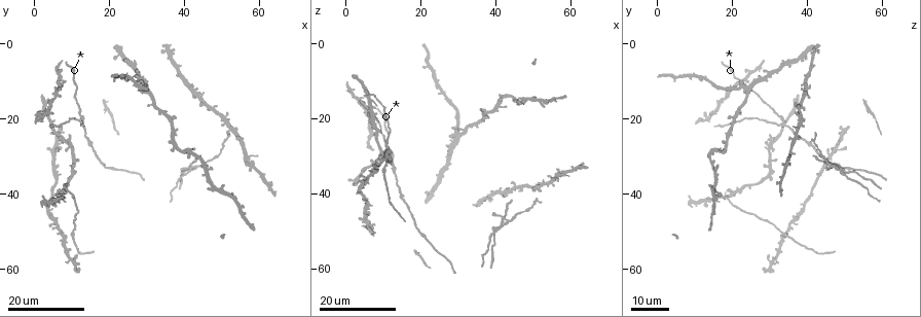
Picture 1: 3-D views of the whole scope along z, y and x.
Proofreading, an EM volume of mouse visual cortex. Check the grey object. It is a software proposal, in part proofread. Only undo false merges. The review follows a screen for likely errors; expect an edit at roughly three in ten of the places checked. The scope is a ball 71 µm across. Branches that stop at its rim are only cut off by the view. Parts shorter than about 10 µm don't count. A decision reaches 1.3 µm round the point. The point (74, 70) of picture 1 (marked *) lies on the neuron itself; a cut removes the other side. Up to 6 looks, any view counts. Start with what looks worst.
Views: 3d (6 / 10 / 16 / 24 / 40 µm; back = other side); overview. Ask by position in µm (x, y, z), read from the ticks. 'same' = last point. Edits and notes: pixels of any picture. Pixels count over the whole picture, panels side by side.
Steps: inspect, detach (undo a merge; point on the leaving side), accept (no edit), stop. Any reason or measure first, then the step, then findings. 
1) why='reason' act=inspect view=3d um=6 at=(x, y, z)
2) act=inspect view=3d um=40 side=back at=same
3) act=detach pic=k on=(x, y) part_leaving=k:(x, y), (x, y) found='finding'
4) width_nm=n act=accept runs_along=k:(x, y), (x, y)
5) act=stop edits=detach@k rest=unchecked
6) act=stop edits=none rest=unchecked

why='looks like a crossing' act=inspect view=3d um=16 at=(40.5, 34.5, 49.5)

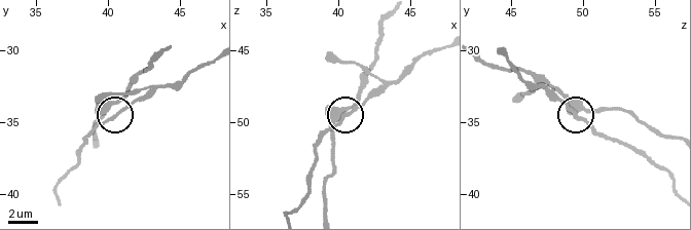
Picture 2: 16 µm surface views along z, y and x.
act=inspect view=3d um=6 at=(40.0, 34.8, 49.8)

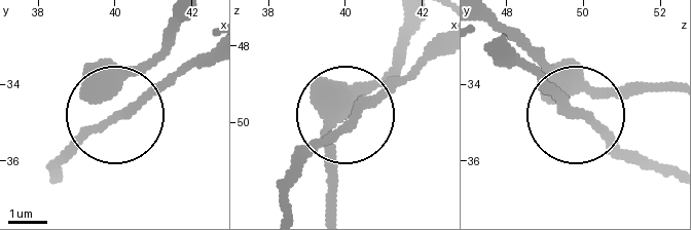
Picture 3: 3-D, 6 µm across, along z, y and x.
arms=4 act=accept runs_along=3:(497, 45), (566, 104), (585, 90), (674, 87) found='all the same neuron'

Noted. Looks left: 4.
why='four arms meet' act=inspect view=3d um=16 at=(42.0, 31.5, 47.0)

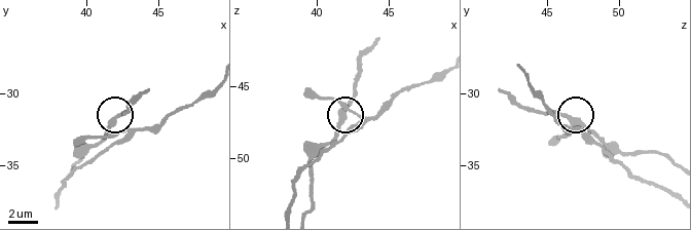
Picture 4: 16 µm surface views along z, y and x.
act=inspect view=3d um=6 at=(41.6, 32.2, 46.8)

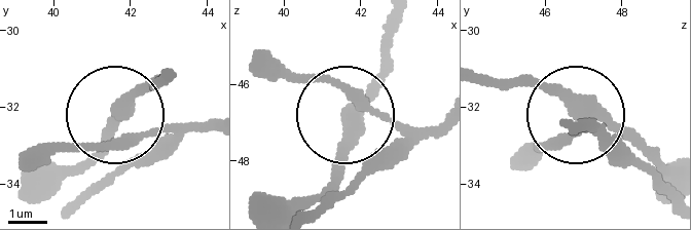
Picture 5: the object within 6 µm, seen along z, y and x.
arms=4 act=accept found='continuous, no second neuron'

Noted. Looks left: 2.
act=inspect view=3d um=24 at=(12.0, 21.0, 34.0)

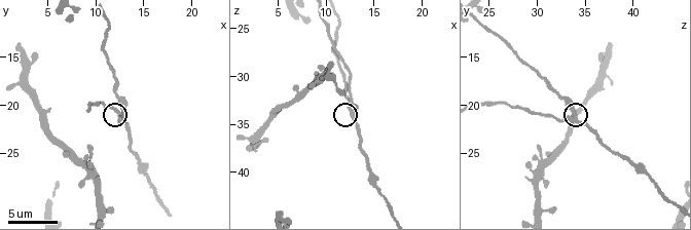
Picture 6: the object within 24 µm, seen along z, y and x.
why='closer look' act=inspect view=3d um=10 at=(12.6, 21.8, 33.4)

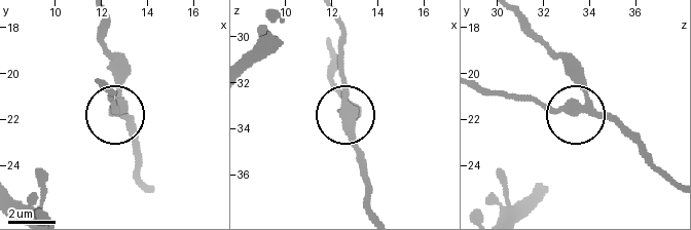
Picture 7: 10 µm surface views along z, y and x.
side_arm_um=53 act=accept runs_along=7:(516, 16), (580, 87), (576, 111), (611, 115), (639, 138) found='all the same neuron'

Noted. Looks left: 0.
act=stop edits=none rest=unchecked

